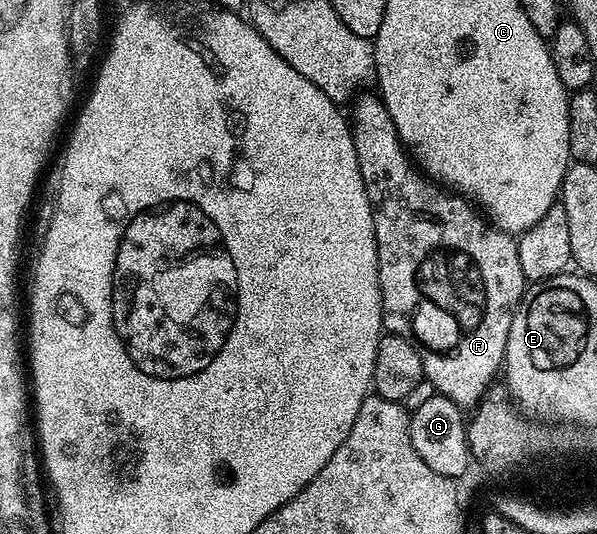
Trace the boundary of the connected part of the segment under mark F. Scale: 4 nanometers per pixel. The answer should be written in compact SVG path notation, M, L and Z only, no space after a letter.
M379 96L359 97L355 98L355 101L357 100L356 106L353 107L352 113L350 112L350 124L354 147L358 151L358 163L362 171L362 179L366 183L366 191L368 192L368 198L372 204L372 214L374 215L374 231L376 232L376 246L378 247L380 298L384 304L384 329L389 334L397 337L406 337L409 341L419 346L420 357L424 360L425 378L429 382L432 380L432 385L436 388L433 390L437 394L449 397L455 405L461 407L469 407L468 405L472 405L471 407L479 406L489 392L488 384L495 377L497 380L498 374L501 372L506 343L510 335L510 323L512 322L512 317L516 314L516 307L520 303L520 298L524 296L526 288L526 282L522 275L522 263L518 263L517 238L511 233L505 233L504 230L497 229L495 225L485 220L463 196L453 195L451 192L441 188L439 184L429 180L414 164L413 158L406 152L405 146L400 144L400 136L396 133L394 123Z

